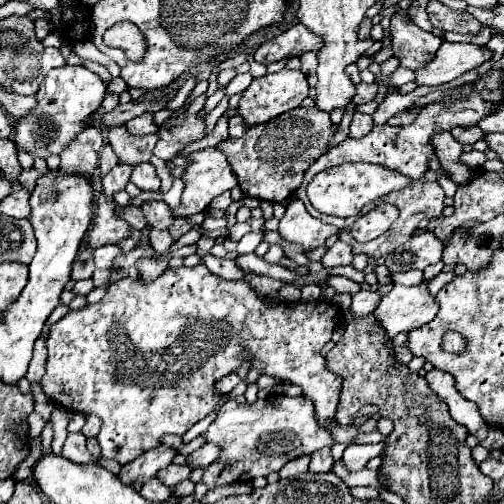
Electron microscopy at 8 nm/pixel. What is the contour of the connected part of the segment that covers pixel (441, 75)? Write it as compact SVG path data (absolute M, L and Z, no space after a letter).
M443 42L441 50L437 50L435 60L429 66L425 66L425 70L417 70L415 82L417 86L437 88L441 84L447 84L459 78L469 70L479 68L491 58L493 58L493 52L487 46Z

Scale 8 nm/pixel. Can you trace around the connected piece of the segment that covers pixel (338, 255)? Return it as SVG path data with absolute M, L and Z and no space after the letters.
M337 240L331 248L327 248L321 264L325 268L333 268L333 266L343 266L343 264L351 264L353 260L353 252L349 250L349 244Z

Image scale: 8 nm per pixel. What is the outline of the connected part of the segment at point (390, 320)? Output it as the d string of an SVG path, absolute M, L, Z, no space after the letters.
M427 282L417 286L395 284L391 292L383 294L375 316L389 334L389 338L399 332L411 332L423 324L429 324L439 310L437 300L429 294Z

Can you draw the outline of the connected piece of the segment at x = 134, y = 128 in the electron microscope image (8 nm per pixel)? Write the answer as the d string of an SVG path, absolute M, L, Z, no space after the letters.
M153 114L137 116L137 118L129 120L125 126L131 134L155 134L159 130L159 126L155 126L155 122L153 122Z

